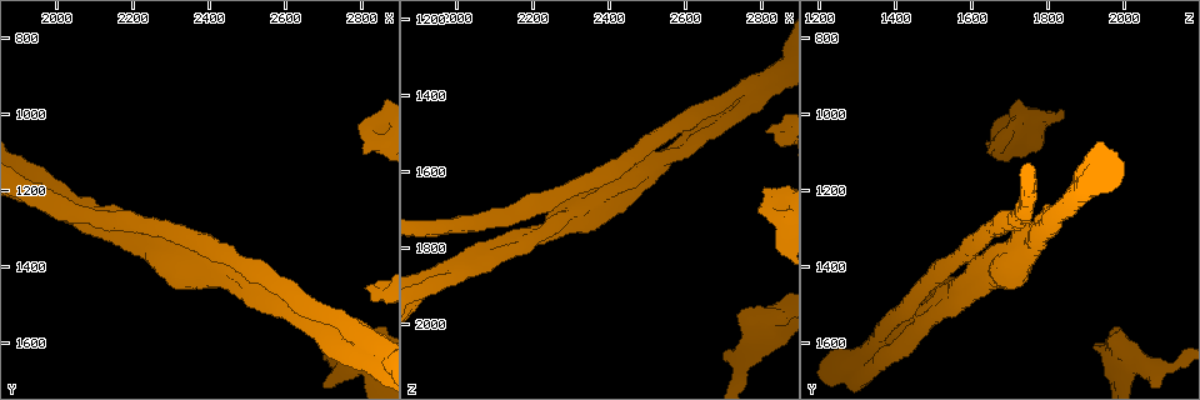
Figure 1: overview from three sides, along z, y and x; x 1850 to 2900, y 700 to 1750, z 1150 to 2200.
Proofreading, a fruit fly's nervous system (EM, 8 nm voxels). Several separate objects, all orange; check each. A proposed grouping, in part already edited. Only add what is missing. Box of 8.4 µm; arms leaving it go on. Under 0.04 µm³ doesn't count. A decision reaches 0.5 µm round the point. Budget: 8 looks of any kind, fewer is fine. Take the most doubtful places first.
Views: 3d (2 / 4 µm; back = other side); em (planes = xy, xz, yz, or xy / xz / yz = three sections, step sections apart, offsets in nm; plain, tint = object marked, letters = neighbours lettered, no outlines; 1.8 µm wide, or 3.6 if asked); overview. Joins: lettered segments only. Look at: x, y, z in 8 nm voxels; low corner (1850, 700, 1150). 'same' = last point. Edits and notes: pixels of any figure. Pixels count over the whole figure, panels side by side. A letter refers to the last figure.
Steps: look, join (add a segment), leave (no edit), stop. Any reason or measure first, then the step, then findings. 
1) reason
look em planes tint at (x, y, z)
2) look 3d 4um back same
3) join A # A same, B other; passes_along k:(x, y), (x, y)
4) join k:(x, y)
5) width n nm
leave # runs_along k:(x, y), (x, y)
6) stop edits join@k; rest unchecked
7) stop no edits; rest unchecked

abrupt turn
look em 3.6um xy step 8 tint at (2405, 1390, 1650)

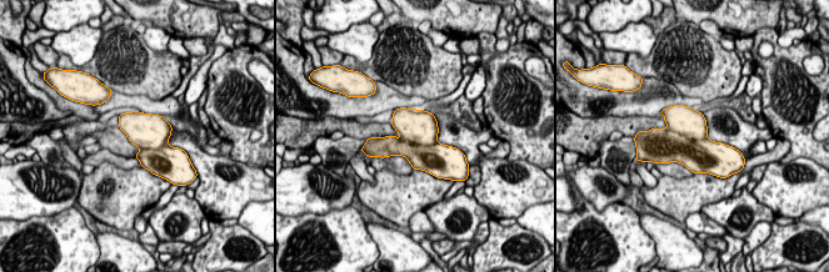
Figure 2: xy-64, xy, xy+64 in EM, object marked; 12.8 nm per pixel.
another direction
look em 3.6um planes letters same

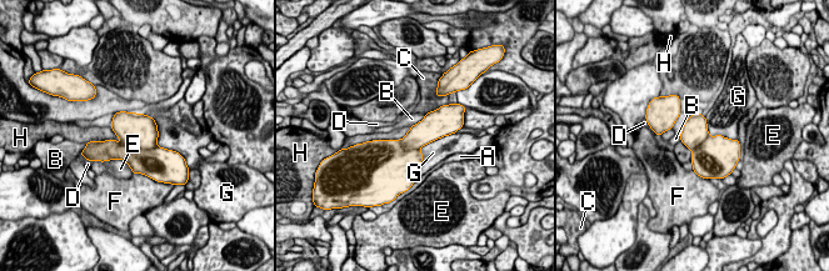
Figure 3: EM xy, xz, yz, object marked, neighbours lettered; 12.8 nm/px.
longest_contact G 800 nm
leave # A other, B other, C other, D other, E other, F other, G other, H other; border 3:(93, 141), (116, 140), (123, 142); no lettered segment goes on from it

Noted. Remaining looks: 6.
an open end
look em planes letters at (1960, 1140, 1880)

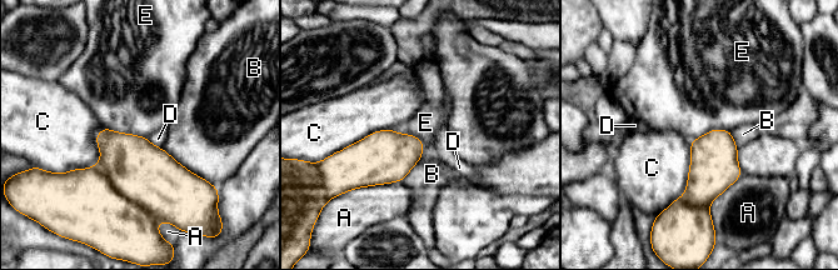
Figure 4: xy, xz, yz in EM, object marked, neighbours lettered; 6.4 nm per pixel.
leave # A other, B other, C other, D other, E other; border 4:(390, 129), (422, 141), (419, 161); none of them fits

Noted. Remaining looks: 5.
sharp bend
look em 3.6um xy step 8 tint at (2820, 1020, 1720)

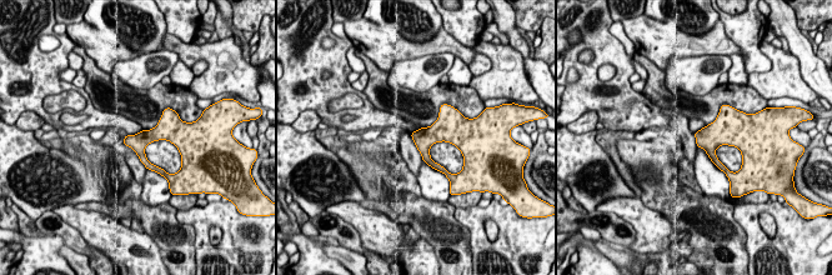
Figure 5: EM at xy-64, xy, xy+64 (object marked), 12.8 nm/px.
see the neighbours
look em 3.6um xy step 8 letters same

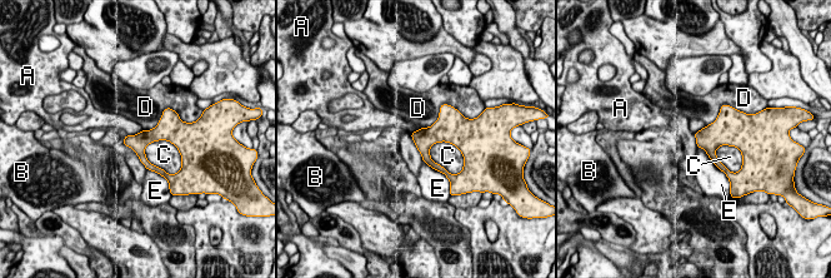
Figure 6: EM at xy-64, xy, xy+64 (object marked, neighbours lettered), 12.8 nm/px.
longest_contact E 480 nm
leave # A other, B other, C other, D other, E other; border 6:(141, 129), (128, 135); none of them fits

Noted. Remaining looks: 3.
four or more arms meet
look em xz step 8 letters at (2670, 1560, 1470)

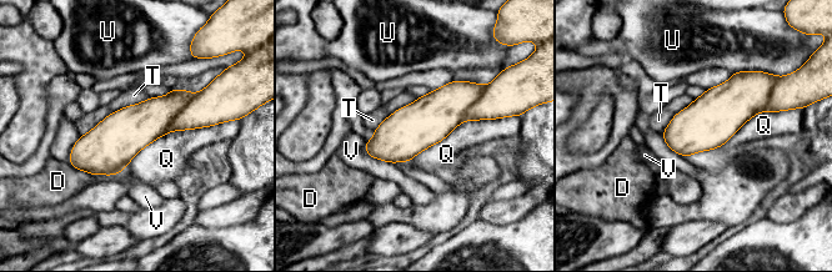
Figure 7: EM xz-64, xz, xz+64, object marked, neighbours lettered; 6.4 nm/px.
look em planes letters same

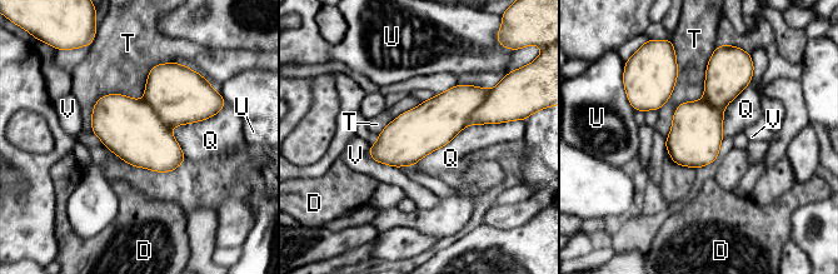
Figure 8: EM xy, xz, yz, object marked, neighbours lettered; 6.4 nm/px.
width 320 nm
leave # D other, Q other, T other, U other, V other; runs_along 8:(492, 118), (443, 116), (372, 153); none of them fits

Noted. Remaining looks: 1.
stop no edits; rest unchecked

